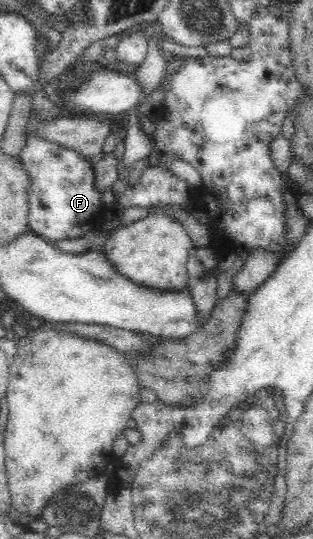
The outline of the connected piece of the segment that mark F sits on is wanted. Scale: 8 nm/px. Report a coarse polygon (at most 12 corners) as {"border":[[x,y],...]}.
{"border":[[30,136],[28,230],[54,243],[104,222],[94,167]]}

